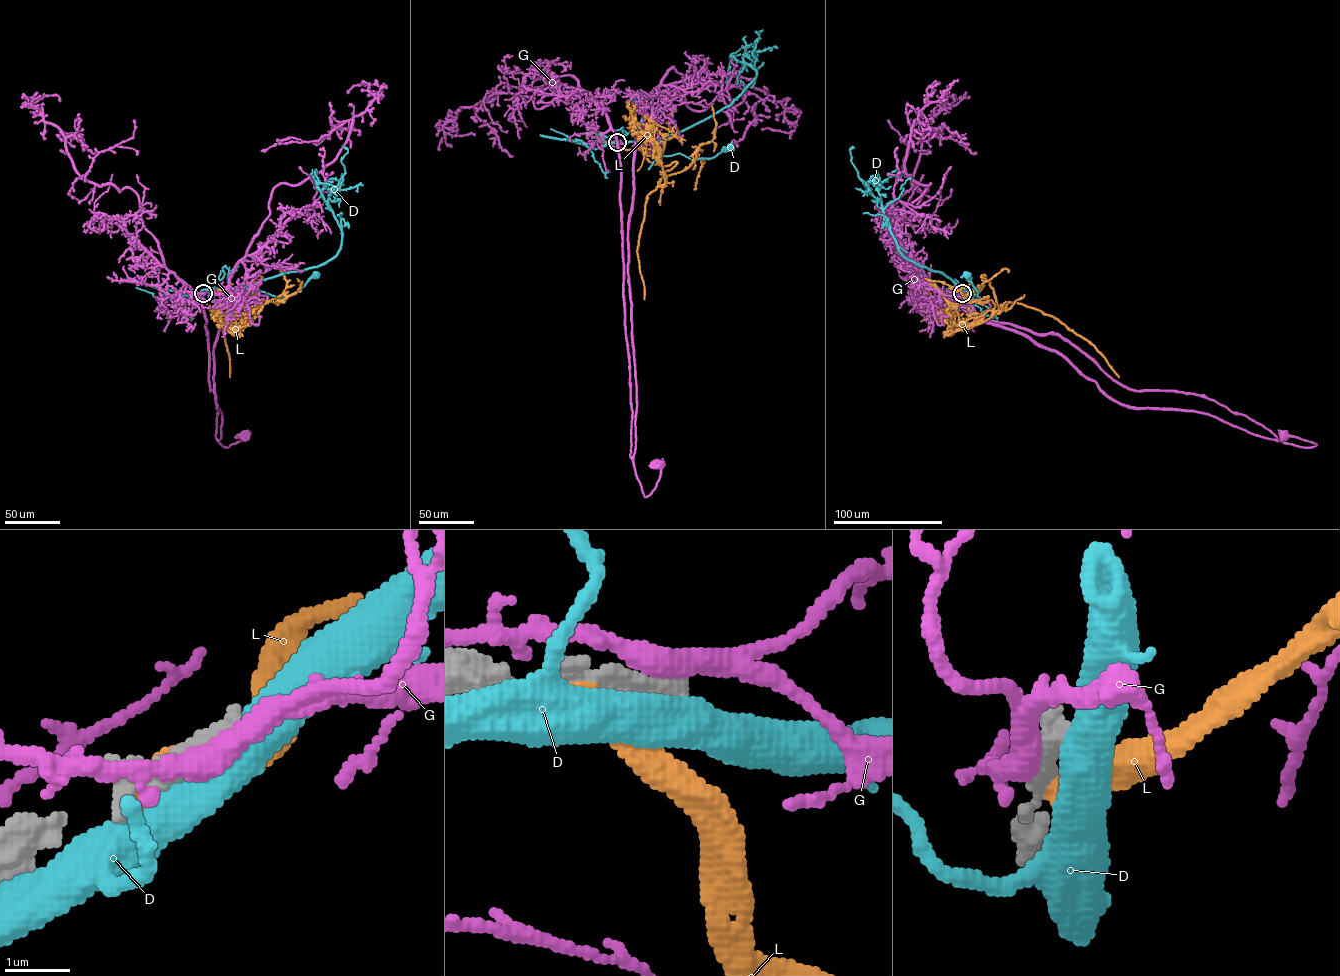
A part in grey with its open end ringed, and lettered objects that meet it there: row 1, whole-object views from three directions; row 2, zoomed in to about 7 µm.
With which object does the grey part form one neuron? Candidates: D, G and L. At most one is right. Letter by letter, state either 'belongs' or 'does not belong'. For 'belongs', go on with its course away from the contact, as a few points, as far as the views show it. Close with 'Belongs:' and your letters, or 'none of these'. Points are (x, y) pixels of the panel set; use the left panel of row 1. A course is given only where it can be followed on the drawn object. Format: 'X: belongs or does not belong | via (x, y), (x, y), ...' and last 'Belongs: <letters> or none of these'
D: does not belong
G: does not belong
L: does not belong
Belongs: none of these

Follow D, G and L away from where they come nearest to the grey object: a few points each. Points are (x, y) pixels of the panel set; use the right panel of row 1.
D: (962, 294), (962, 287), (975, 287), (973, 293), (979, 297), (967, 275)
G: (962, 294), (949, 300), (984, 319), (1058, 333), (1130, 388), (1205, 395), (1281, 441), (1316, 444), (1282, 435)
L: (962, 294), (969, 292), (951, 310), (960, 328), (995, 305), (1021, 303), (1088, 340), (1119, 377)

